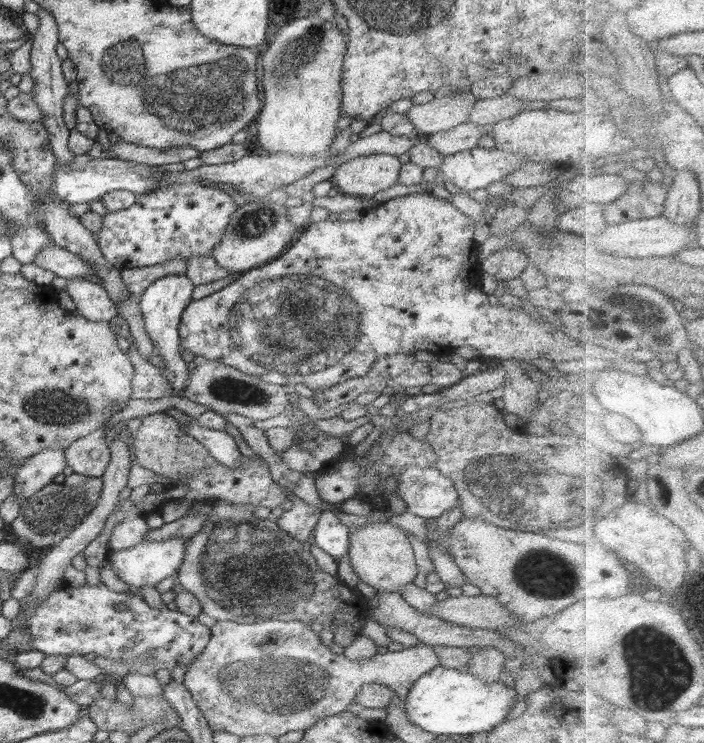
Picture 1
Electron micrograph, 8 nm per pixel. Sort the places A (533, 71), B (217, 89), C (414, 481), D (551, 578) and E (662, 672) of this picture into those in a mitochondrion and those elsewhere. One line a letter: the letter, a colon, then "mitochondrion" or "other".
A: other
B: mitochondrion
C: mitochondrion
D: mitochondrion
E: mitochondrion

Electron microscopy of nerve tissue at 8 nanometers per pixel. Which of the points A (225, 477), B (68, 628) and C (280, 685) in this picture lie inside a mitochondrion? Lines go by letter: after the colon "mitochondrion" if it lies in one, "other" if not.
A: other
B: mitochondrion
C: mitochondrion

